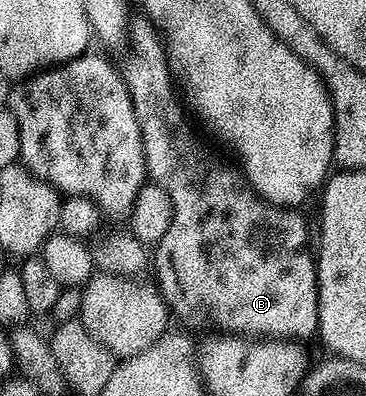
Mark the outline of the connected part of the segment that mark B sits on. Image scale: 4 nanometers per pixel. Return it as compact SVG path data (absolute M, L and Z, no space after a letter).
M146 17L132 18L129 23L129 47L135 54L135 60L131 67L123 67L121 74L125 85L129 89L129 97L133 101L133 113L137 113L137 125L141 129L141 141L145 153L145 165L150 182L161 185L165 193L169 193L169 201L173 201L173 225L169 225L169 233L161 237L153 251L154 278L163 299L167 302L170 314L180 319L182 326L187 329L196 327L203 333L230 333L244 337L270 337L272 339L289 339L292 341L307 341L310 335L314 336L319 330L319 273L317 270L317 259L313 254L313 247L307 244L307 223L299 216L298 210L289 207L278 207L259 198L251 184L247 182L247 176L243 174L238 166L230 167L223 159L218 159L201 140L195 136L191 123L187 120L188 112L177 94L177 84L172 76L171 67L167 64L167 53L165 44L156 31L151 20Z

